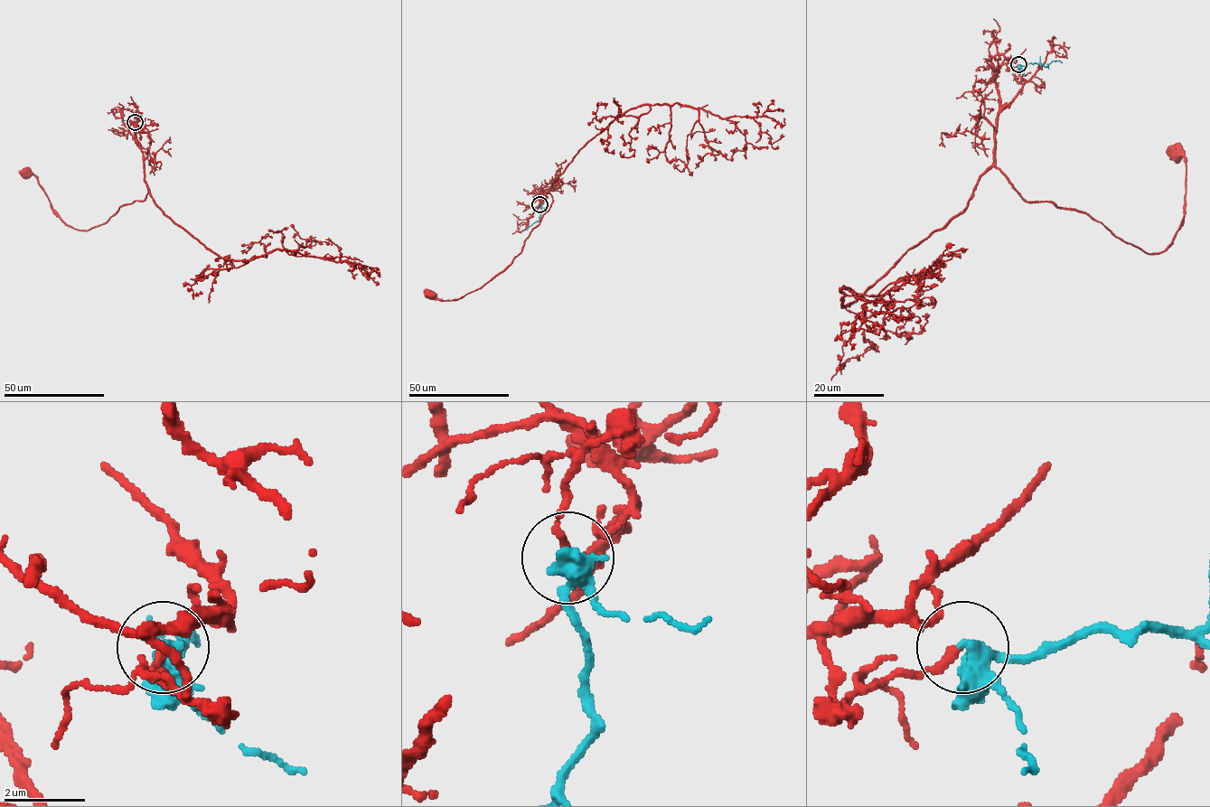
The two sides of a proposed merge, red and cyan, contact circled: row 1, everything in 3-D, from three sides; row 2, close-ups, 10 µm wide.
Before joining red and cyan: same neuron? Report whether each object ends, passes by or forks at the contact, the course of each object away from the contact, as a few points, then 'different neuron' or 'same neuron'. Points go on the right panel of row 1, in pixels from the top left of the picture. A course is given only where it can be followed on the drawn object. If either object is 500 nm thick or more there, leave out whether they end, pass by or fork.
red passes by | cyan passes by | red via (1018, 65), (996, 73), (996, 166), (1027, 201), (1088, 213), (1160, 253), (1185, 215), (1186, 159), (1173, 154) | cyan via (1018, 65), (1030, 63), (1045, 67), (1055, 60), (1062, 63) | same neuron

